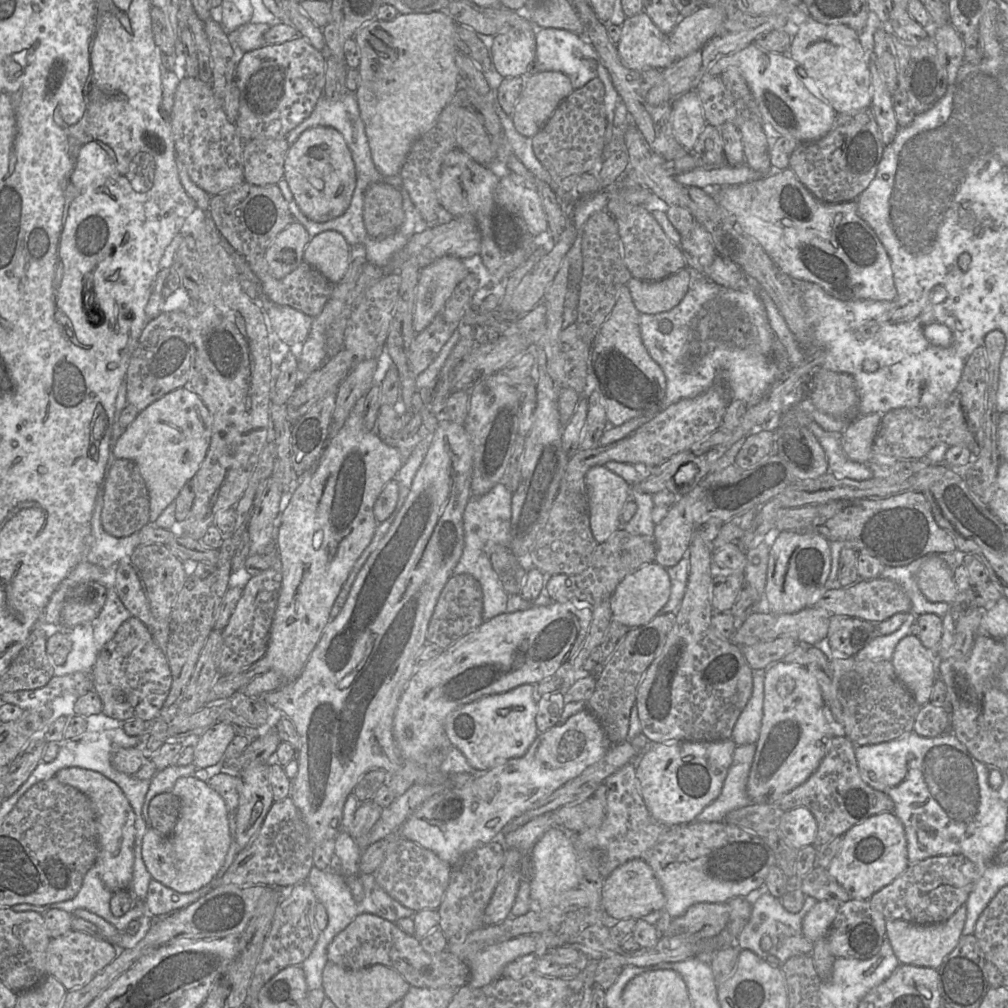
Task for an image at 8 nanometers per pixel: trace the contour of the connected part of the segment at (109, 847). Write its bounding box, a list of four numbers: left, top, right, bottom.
[55,768,135,893]

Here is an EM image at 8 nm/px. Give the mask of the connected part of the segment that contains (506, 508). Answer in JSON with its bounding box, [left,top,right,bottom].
[453,481,512,621]

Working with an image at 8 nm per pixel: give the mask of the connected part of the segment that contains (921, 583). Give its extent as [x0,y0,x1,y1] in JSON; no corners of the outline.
[916,554,957,603]

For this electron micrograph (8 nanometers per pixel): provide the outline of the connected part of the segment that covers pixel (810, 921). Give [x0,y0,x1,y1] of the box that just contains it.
[803,901,839,943]

